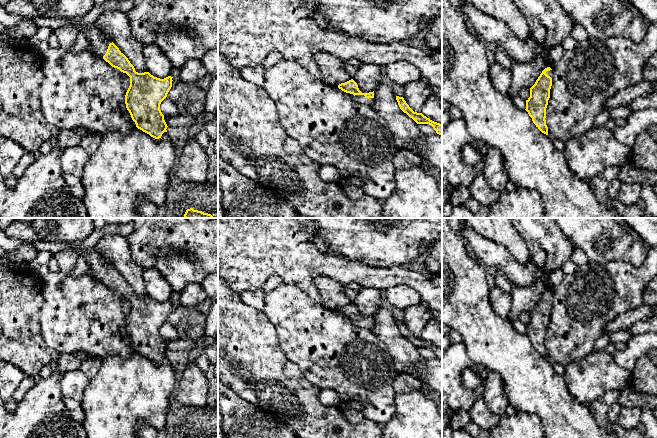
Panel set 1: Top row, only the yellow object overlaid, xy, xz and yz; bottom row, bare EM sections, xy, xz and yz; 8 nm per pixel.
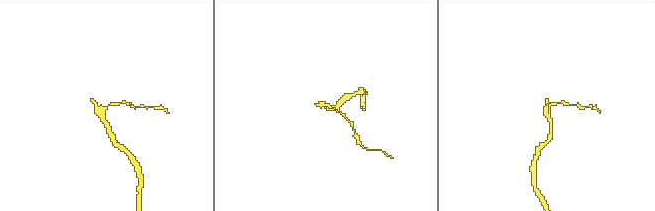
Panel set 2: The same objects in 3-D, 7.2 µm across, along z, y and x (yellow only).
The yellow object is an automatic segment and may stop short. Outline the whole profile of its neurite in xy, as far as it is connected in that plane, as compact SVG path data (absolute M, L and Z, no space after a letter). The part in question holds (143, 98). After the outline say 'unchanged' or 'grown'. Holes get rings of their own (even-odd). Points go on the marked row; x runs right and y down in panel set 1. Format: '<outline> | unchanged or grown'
M84 25L78 29L86 30L87 40L95 54L130 77L125 104L136 127L155 139L161 138L162 134L167 132L168 126L160 110L160 104L172 87L173 77L160 79L148 71L136 72L128 58L94 25Z | grown

